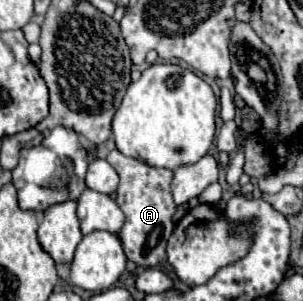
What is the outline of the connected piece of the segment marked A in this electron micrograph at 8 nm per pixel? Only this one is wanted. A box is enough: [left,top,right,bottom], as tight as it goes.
[107,151,175,267]

